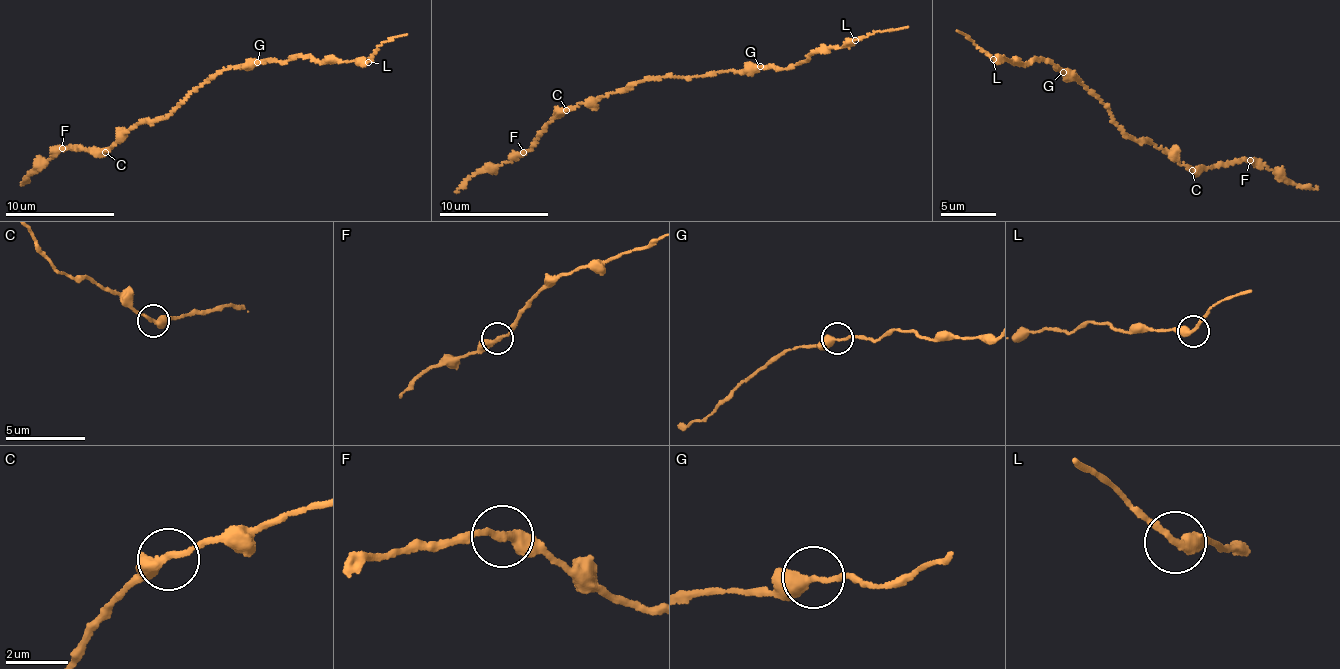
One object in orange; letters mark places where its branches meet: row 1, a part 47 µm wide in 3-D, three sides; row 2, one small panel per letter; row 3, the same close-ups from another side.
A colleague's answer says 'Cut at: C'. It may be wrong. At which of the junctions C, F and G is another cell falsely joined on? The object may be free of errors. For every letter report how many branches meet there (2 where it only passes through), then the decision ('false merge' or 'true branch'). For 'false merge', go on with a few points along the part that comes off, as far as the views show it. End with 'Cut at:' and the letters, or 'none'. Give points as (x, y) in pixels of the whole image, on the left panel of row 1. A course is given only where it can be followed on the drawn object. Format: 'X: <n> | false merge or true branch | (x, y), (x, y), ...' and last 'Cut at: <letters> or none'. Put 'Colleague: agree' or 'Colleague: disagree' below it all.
C: 2 | true branch
F: 2 | true branch
G: 2 | true branch
Cut at: none
Colleague: disagree

